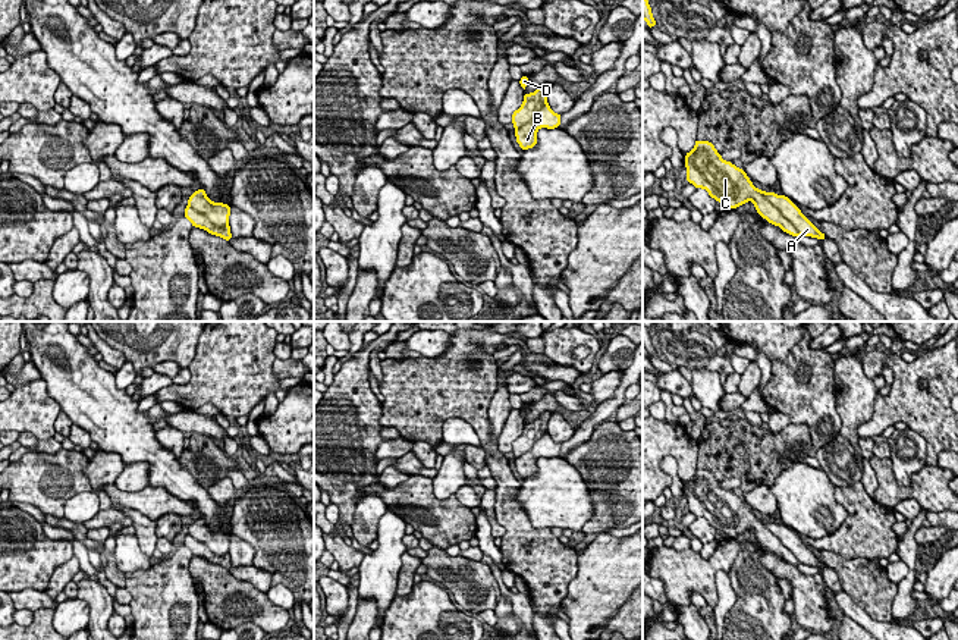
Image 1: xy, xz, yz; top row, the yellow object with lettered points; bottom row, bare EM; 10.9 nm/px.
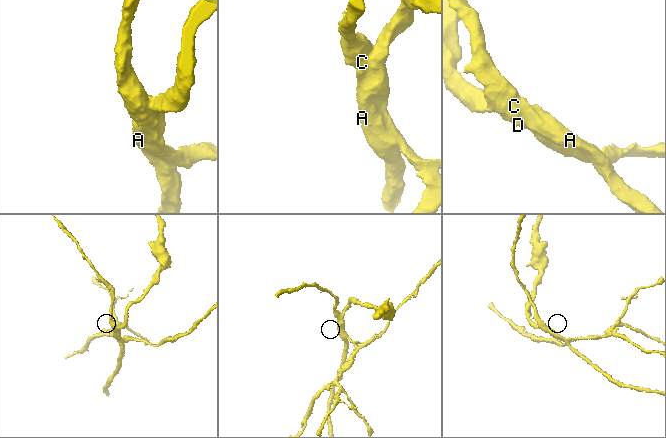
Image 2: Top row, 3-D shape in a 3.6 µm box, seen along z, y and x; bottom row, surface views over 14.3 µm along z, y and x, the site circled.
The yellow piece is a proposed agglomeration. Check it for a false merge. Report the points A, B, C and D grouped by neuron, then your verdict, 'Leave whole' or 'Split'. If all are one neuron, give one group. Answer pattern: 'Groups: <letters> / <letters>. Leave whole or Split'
Groups: A B / C D. Split

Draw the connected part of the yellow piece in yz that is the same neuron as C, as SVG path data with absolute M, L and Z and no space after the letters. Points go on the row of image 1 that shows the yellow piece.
M695 139L694 148L685 154L685 167L690 183L706 189L728 208L753 201L763 219L795 238L800 236L794 225L753 185L744 169L723 160L712 142Z

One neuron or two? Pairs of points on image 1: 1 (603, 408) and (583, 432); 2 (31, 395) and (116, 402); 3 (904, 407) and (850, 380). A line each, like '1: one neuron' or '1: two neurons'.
1: one neuron
2: two neurons
3: two neurons

